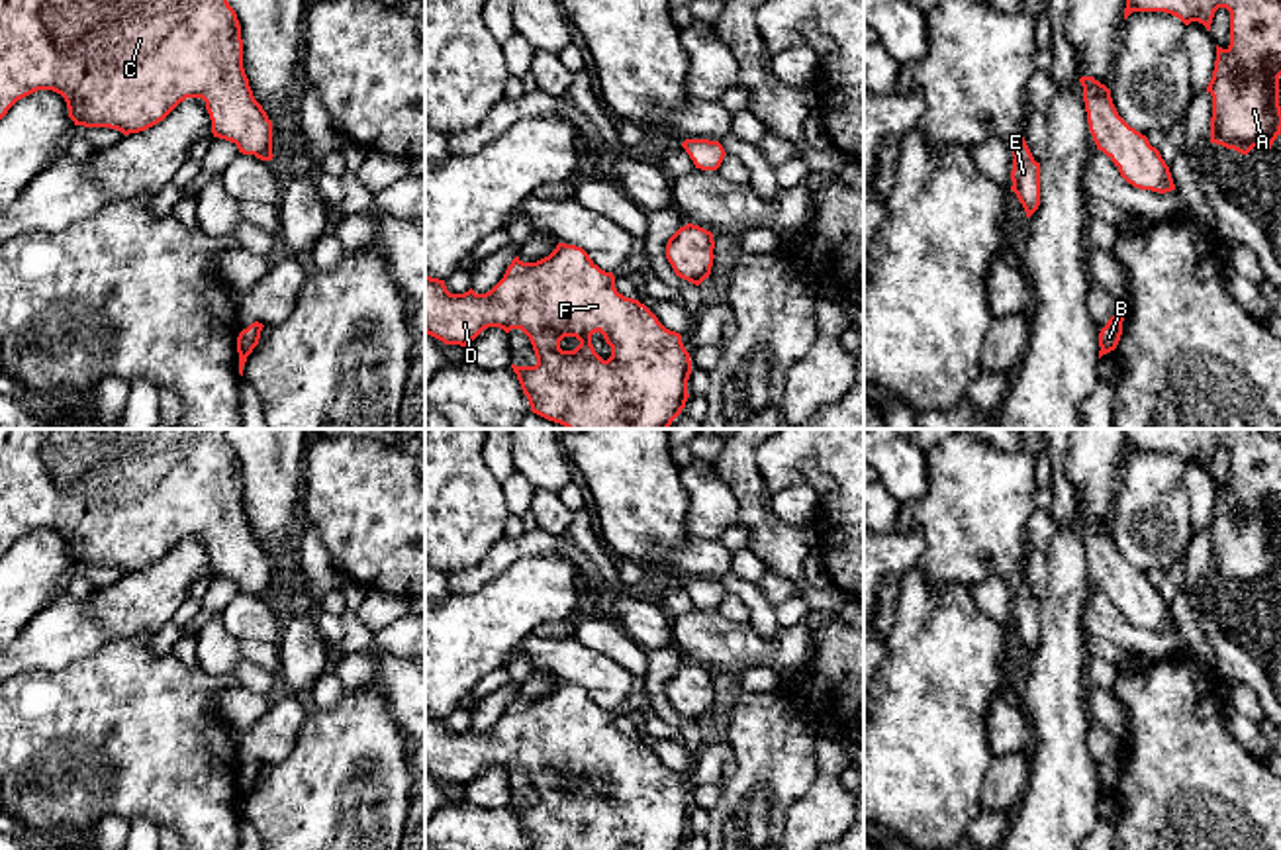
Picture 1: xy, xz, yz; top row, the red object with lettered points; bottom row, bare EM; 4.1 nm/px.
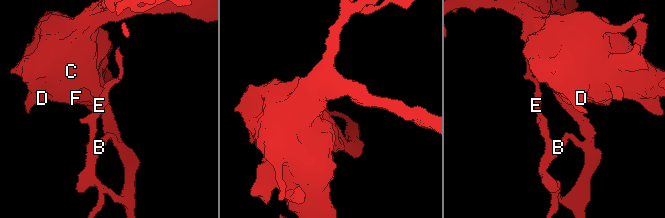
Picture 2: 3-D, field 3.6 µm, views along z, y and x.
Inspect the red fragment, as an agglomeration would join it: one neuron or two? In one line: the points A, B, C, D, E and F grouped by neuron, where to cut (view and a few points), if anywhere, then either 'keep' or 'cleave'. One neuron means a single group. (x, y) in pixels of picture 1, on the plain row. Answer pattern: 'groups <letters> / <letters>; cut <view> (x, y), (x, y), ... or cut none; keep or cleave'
groups A B C D E F; cut none; keep

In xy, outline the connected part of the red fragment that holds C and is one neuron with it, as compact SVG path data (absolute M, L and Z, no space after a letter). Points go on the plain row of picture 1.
M0 429L0 558L37 529L61 533L74 564L110 566L123 574L157 564L186 537L202 537L214 576L261 599L274 595L272 560L249 525L241 464L227 429Z

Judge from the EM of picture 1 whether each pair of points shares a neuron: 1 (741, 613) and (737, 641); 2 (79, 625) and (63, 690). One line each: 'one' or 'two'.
1: two
2: two

